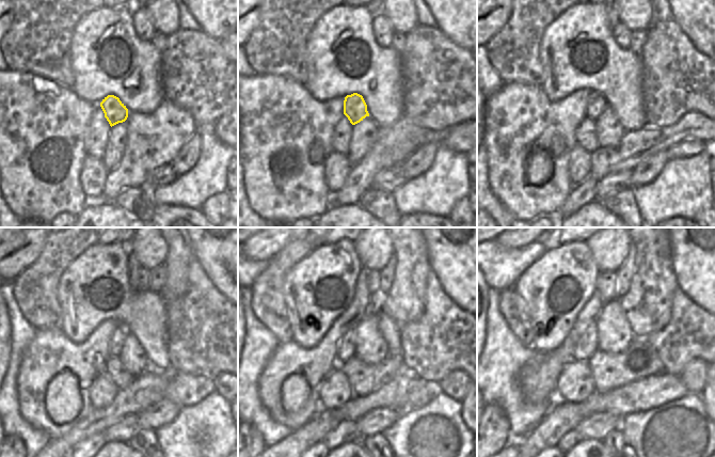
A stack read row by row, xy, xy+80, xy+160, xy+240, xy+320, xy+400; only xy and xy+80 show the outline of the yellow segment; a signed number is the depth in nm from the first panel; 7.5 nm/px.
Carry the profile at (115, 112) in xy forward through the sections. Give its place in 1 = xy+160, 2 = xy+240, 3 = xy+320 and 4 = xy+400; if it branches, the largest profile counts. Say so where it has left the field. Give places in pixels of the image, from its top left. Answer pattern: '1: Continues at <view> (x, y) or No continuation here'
1: Continues at xy+160 (597, 103)
2: Continues at xy+240 (118, 335)
3: Continues at xy+320 (346, 350)
4: Continues at xy+400 (587, 344).

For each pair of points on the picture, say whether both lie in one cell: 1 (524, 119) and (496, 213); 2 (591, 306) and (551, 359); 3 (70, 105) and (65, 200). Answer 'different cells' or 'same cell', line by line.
1: different cells
2: same cell
3: same cell

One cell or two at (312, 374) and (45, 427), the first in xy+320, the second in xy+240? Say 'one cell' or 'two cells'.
one cell

